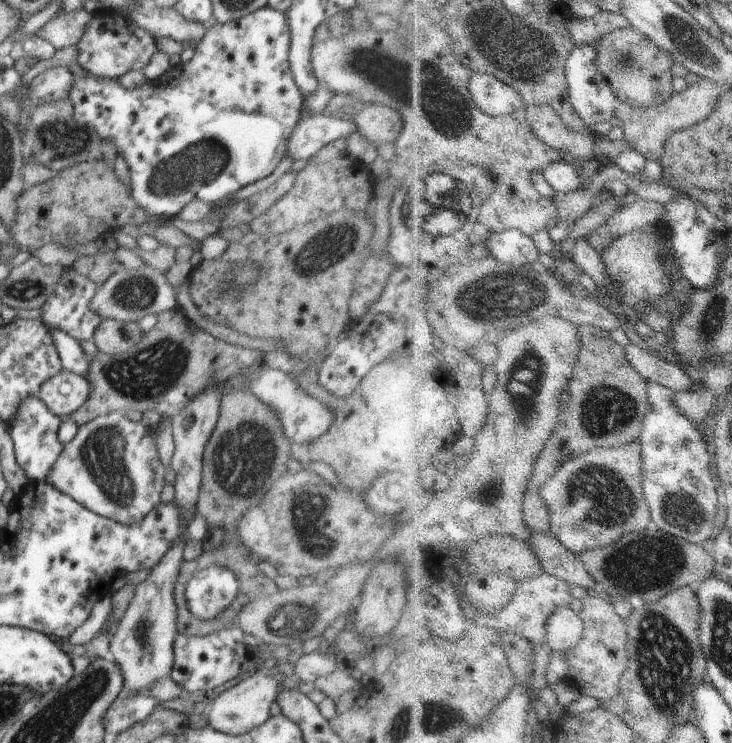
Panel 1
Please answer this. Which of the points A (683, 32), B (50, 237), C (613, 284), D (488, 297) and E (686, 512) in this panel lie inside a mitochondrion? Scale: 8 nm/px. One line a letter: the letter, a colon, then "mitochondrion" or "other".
A: mitochondrion
B: other
C: other
D: mitochondrion
E: mitochondrion

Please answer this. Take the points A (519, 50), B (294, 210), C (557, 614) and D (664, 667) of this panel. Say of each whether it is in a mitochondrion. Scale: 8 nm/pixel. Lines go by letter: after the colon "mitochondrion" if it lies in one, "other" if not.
A: mitochondrion
B: other
C: other
D: mitochondrion

